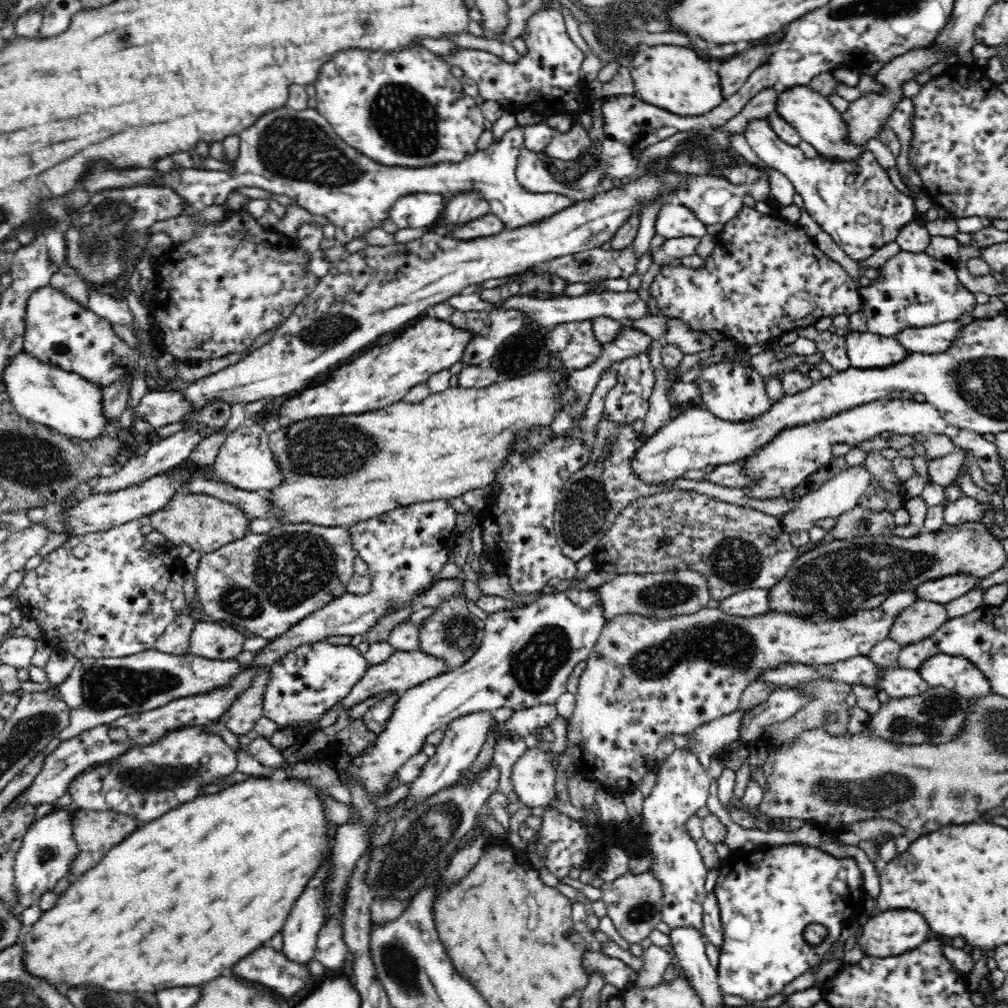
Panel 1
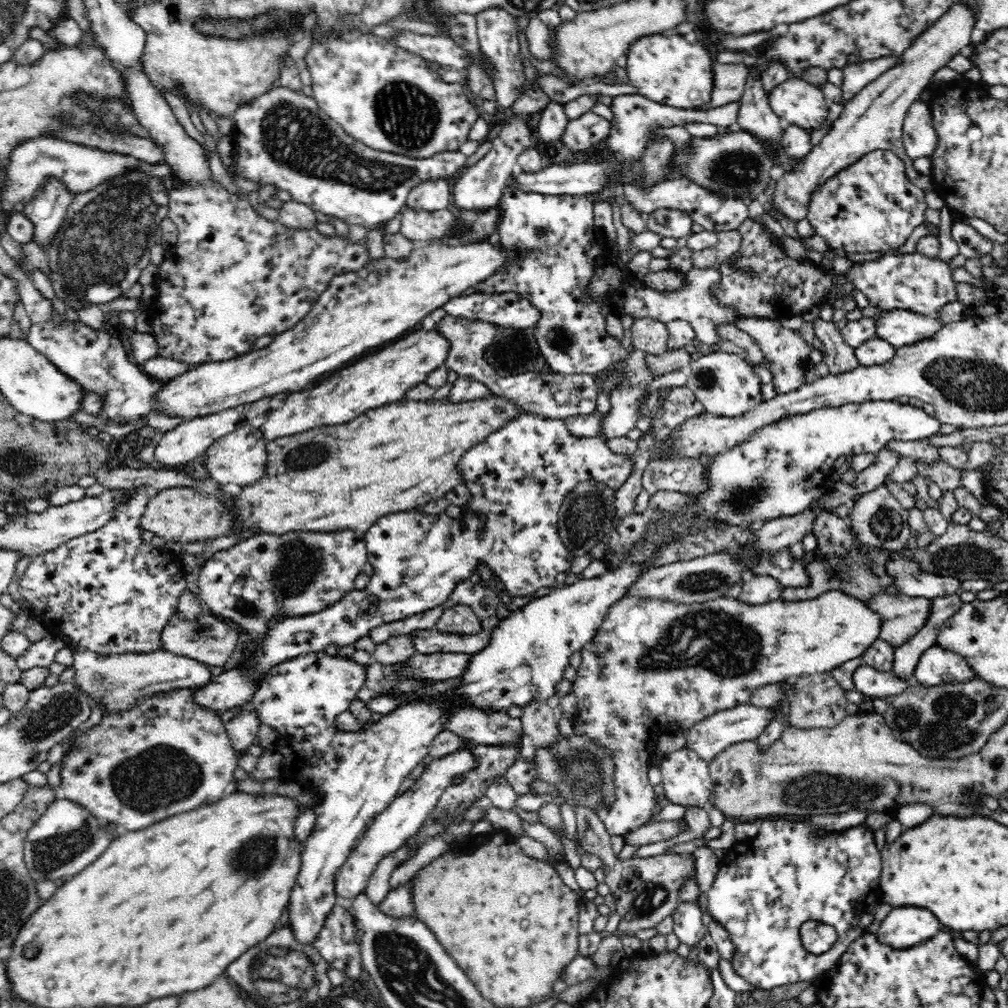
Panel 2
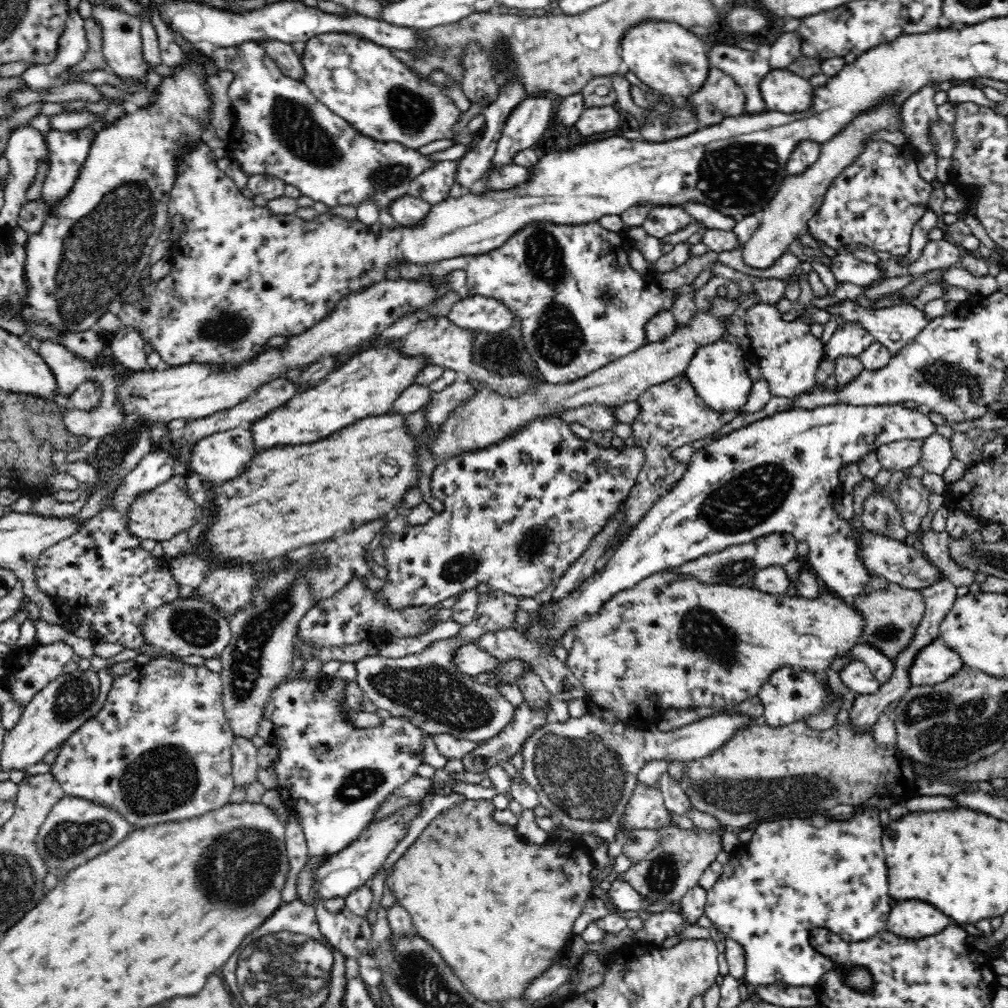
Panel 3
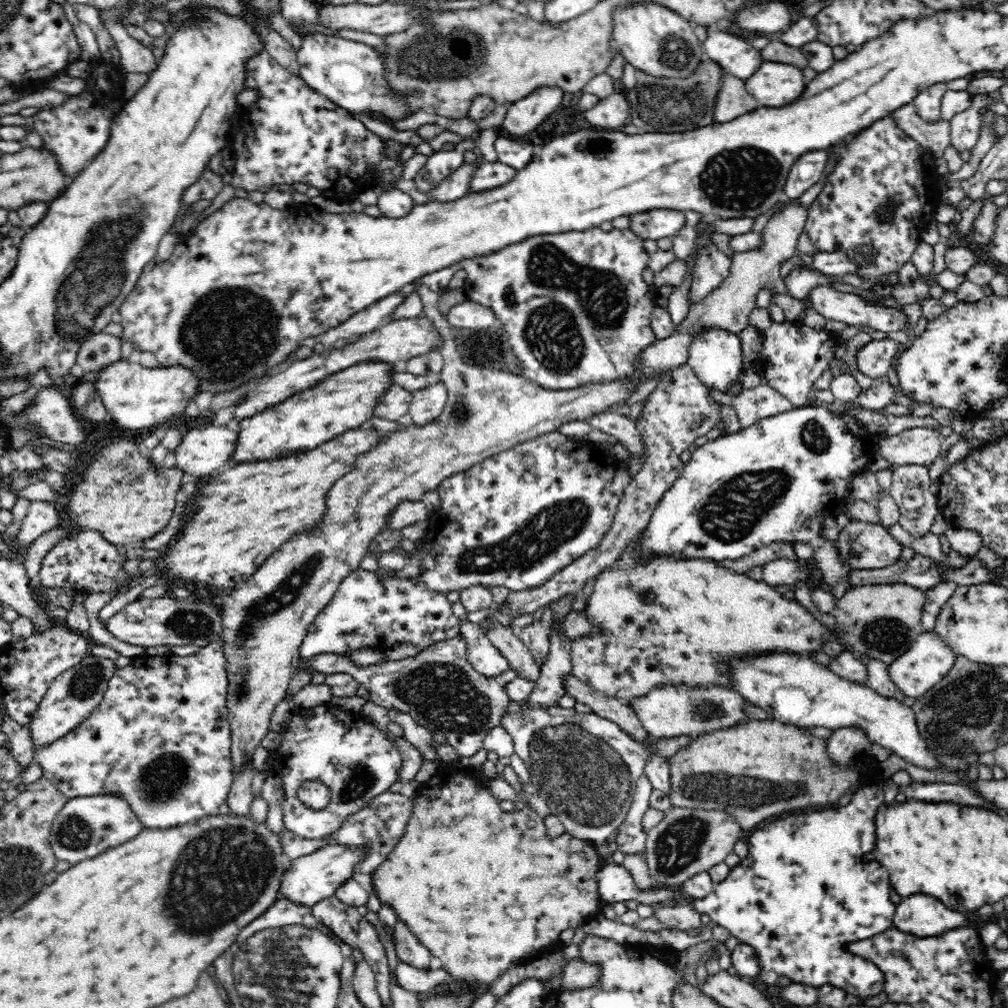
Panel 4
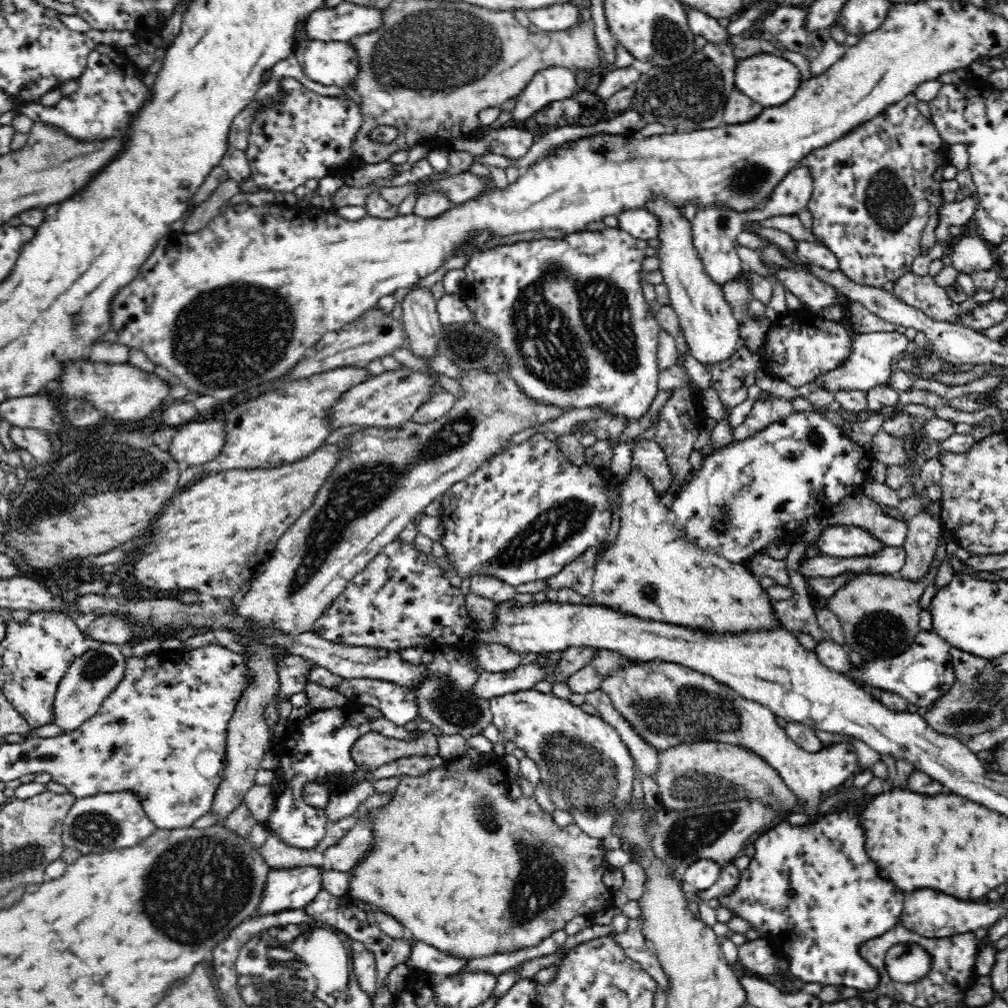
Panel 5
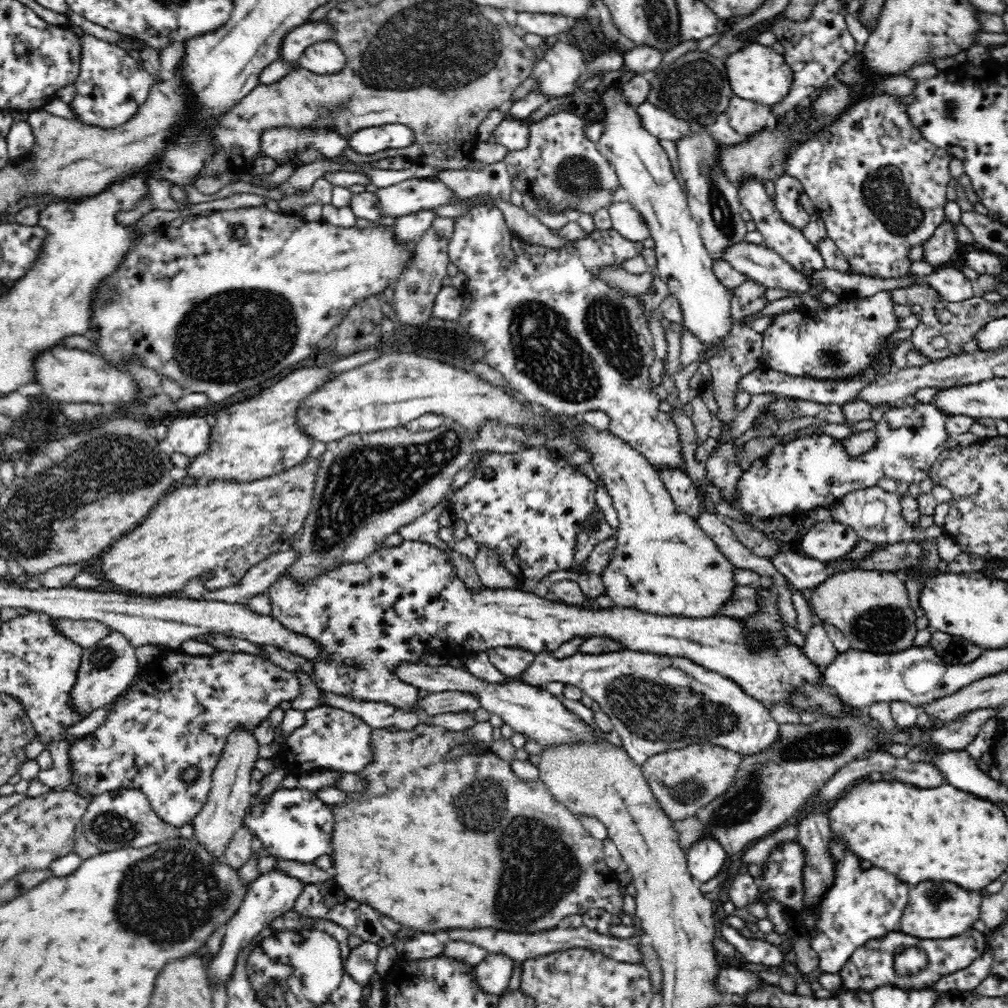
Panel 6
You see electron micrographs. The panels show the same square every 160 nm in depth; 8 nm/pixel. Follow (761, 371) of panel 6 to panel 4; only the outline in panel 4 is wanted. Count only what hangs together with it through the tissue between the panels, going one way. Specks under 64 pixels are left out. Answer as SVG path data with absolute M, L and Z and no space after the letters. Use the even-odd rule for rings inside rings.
M892 339L868 342L857 354L860 372L874 380L886 377L899 349L902 346Z

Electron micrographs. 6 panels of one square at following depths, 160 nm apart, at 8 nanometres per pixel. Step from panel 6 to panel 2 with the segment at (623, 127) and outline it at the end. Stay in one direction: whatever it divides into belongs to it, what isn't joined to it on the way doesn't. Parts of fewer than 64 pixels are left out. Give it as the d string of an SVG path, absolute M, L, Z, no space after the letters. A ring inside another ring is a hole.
M711 352L692 361L688 369L687 387L702 403L706 413L734 418L754 410L763 401L760 376L746 360L730 352Z

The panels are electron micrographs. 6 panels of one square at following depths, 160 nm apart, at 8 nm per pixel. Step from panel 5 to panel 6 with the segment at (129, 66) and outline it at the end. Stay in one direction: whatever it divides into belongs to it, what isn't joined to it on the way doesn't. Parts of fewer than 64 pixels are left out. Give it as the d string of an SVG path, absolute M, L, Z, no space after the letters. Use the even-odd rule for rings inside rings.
M94 35L81 37L81 69L75 80L76 94L68 103L74 120L83 125L114 128L125 123L148 98L157 77L148 73L128 51Z

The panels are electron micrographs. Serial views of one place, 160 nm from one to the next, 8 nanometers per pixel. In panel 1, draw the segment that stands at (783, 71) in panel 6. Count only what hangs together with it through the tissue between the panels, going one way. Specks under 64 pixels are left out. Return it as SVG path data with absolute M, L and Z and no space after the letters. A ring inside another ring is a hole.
M796 85L781 89L777 97L777 113L798 131L802 141L816 149L818 157L833 163L850 164L858 160L864 152L868 152L866 146L856 145L849 138L849 128L841 113L832 106L826 96L822 96L818 91L812 90L807 85Z

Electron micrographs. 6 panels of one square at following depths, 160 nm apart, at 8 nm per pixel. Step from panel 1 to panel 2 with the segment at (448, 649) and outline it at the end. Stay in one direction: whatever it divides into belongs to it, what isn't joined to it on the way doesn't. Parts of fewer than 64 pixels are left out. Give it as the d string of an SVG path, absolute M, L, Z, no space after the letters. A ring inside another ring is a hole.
M455 605L444 609L442 616L438 618L439 622L434 630L441 634L452 634L453 636L474 636L483 630L483 623L477 617L477 614L466 605Z

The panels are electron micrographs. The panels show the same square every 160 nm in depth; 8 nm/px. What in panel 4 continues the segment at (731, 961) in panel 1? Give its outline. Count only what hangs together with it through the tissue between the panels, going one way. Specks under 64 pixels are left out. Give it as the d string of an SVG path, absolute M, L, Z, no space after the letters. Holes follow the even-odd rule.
M872 776L865 780L846 806L792 815L764 827L758 826L746 835L748 854L730 868L722 882L714 883L705 898L691 900L681 889L653 886L640 890L626 867L610 861L597 872L601 901L604 904L636 901L638 906L649 907L674 901L674 908L689 906L701 915L707 914L716 925L726 928L730 936L756 951L760 963L756 978L765 985L776 985L778 978L785 976L794 978L792 982L810 986L834 984L836 988L844 988L846 993L857 997L876 996L882 992L885 982L882 971L874 963L846 951L845 947L848 942L872 938L893 926L896 904L890 902L890 892L893 892L890 890L891 882L888 882L890 876L888 870L872 857L877 839L876 813L885 804L883 785L881 777Z

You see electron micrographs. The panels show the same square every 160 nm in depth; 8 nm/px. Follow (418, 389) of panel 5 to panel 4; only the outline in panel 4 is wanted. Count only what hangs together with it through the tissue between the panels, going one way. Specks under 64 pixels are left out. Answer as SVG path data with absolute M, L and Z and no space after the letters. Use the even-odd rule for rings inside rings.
M390 385L379 398L374 409L375 416L389 421L403 422L407 420L412 396L399 385Z

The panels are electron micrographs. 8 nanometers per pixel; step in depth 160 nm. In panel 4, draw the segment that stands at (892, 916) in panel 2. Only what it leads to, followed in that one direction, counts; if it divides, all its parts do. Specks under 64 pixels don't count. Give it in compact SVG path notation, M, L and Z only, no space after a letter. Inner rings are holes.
M910 896L898 904L893 926L896 924L904 932L914 932L918 936L948 932L958 926L978 926L966 914L946 908L942 902L930 896Z

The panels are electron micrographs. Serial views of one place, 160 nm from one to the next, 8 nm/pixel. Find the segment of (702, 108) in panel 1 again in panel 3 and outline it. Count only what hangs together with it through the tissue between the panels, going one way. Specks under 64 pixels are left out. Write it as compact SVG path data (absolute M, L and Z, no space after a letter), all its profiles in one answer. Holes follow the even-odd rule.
M646 21L630 27L621 40L623 68L634 73L642 84L670 100L688 98L706 82L710 70L709 53L703 37L674 22Z

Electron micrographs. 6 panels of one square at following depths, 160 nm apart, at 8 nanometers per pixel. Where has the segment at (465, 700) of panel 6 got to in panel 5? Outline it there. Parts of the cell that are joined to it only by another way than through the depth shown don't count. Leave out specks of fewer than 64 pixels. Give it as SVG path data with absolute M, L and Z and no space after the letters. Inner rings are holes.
M648 661L648 664L636 664L620 670L615 675L610 675L603 680L602 691L608 694L614 708L632 724L634 730L644 740L660 751L668 750L673 746L686 742L718 741L739 744L753 750L758 757L762 757L770 764L774 771L782 777L782 780L798 795L799 802L803 806L803 812L808 812L813 818L819 818L820 812L816 812L816 806L822 802L822 796L827 791L840 786L850 775L860 771L859 759L852 744L840 741L834 744L824 745L817 752L808 752L802 749L796 742L786 735L784 727L776 723L776 715L768 707L739 697L730 688L714 677L691 670L683 665L670 662ZM532 663L526 664L524 668L520 666L509 672L482 671L476 681L476 686L474 686L474 695L484 699L492 699L496 696L529 690L546 674L552 674L553 668L550 668L548 672L542 672L543 670Z

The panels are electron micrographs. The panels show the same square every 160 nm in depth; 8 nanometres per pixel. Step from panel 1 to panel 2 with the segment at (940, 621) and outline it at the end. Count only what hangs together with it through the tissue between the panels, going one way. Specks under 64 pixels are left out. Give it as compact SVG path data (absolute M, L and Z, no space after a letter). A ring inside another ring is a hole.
M878 593L867 604L882 619L880 639L896 647L910 642L924 630L931 615L932 603L928 598L911 597L900 593Z

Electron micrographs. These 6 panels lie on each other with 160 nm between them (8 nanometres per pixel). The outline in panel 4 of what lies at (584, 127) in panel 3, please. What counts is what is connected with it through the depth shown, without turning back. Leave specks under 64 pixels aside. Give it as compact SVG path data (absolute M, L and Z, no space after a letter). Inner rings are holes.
M619 93L600 99L598 104L584 112L584 117L590 126L600 130L613 130L625 124L629 118L629 108L626 97Z

